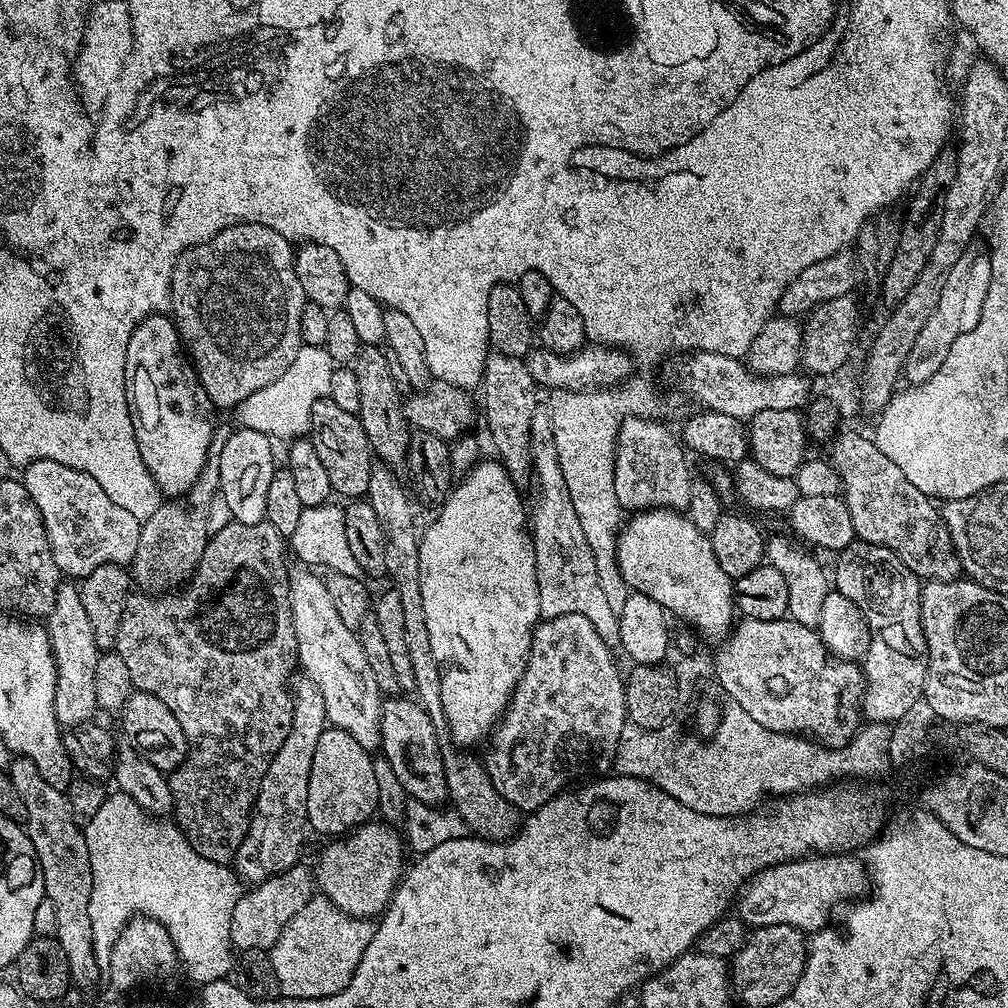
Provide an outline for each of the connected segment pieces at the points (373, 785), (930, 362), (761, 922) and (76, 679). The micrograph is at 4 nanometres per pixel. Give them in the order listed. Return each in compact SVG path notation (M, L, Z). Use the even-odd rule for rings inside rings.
M331 726L325 727L322 738L318 738L318 746L314 750L314 762L310 766L310 782L306 790L306 814L308 828L321 832L327 838L340 838L357 829L361 824L367 824L377 815L378 778L374 774L373 757L346 730L338 730Z
M969 246L951 267L938 306L921 327L918 338L910 349L902 369L903 379L908 380L909 385L925 384L930 378L934 378L934 374L938 374L938 369L942 367L942 362L946 362L950 346L954 346L954 342L958 342L962 334L974 330L974 326L978 326L982 318L982 310L986 306L986 298L992 285L992 258L985 249L983 252L976 247Z
M813 854L811 856L805 856L803 860L788 860L785 864L776 864L772 868L764 868L759 872L757 876L753 876L751 880L745 883L742 891L738 896L738 908L740 904L740 911L738 916L740 920L744 922L749 929L753 928L765 928L766 926L794 926L800 929L805 934L815 934L820 931L821 928L829 927L832 915L836 912L836 907L839 904L847 905L849 902L859 901L861 898L867 897L870 892L870 869L863 859L856 858L850 854Z
M61 583L56 592L52 613L46 617L48 641L52 647L52 658L56 667L56 689L54 690L54 714L61 726L87 724L98 712L98 701L94 694L94 666L98 666L101 648L94 642L90 630L90 618L82 606L80 589L75 583Z

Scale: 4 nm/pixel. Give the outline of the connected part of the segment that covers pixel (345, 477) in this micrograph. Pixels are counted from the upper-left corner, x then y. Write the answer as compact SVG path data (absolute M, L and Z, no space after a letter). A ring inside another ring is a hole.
M316 398L310 404L312 416L312 432L310 439L314 442L314 450L318 450L318 459L330 477L330 486L337 497L367 497L370 486L370 470L374 467L374 453L366 438L366 430L362 426L359 415L350 410L341 410L338 402L330 398Z

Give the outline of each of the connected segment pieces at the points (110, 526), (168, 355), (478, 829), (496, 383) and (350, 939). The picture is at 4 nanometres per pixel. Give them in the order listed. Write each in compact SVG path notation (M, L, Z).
M35 460L23 472L22 483L38 506L52 557L65 577L82 578L103 564L131 565L142 522L130 510L122 510L118 502L110 502L106 490L90 474L49 460Z
M171 315L147 316L130 334L130 346L126 346L126 386L144 468L150 470L165 497L183 498L188 488L198 482L198 474L202 474L202 466L208 460L214 435L214 405L200 385Z
M449 746L443 749L444 769L448 786L448 800L451 807L466 822L469 833L481 840L501 843L509 840L520 831L522 827L522 813L515 808L490 782L483 763L471 756L471 751L460 746Z
M495 350L489 351L484 367L484 376L480 379L478 395L484 399L484 420L488 423L488 436L496 447L495 455L498 457L516 487L524 490L533 479L532 474L532 414L537 411L536 392L538 381L533 378L527 363L519 356L507 356Z
M323 894L313 895L308 904L298 914L286 922L281 936L270 949L274 974L278 974L280 996L290 1000L306 998L326 998L338 994L356 973L358 962L372 941L374 924L371 919L359 916L348 916L338 906L331 903Z

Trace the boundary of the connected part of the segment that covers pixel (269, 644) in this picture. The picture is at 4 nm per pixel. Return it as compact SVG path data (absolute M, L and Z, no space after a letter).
M228 522L225 528L218 528L209 535L208 545L204 548L202 558L196 567L196 573L183 587L173 591L176 592L173 596L156 596L157 594L149 594L139 590L129 594L124 603L124 613L122 614L122 622L118 626L118 638L114 650L122 658L122 662L126 662L127 679L130 684L132 680L133 684L131 684L131 687L162 698L162 702L166 702L166 706L170 706L170 714L174 714L174 718L178 718L178 722L188 739L186 758L168 776L176 827L180 829L184 839L190 842L190 846L194 850L198 850L198 854L202 854L202 858L210 858L210 862L215 864L231 865L235 861L238 846L242 846L242 842L248 833L248 823L252 821L252 813L256 806L256 795L260 789L260 779L266 774L270 762L280 752L282 742L286 742L286 734L290 734L293 698L290 685L294 680L292 671L297 671L298 661L296 658L294 622L292 621L292 611L288 601L288 574L290 568L289 565L284 565L285 536L278 534L278 530L274 530L274 526L270 526L266 522L263 524Z

